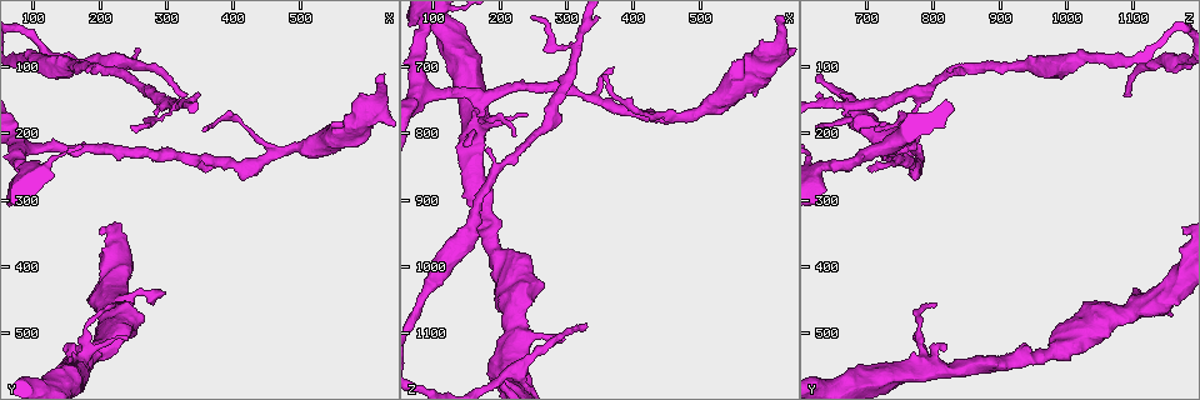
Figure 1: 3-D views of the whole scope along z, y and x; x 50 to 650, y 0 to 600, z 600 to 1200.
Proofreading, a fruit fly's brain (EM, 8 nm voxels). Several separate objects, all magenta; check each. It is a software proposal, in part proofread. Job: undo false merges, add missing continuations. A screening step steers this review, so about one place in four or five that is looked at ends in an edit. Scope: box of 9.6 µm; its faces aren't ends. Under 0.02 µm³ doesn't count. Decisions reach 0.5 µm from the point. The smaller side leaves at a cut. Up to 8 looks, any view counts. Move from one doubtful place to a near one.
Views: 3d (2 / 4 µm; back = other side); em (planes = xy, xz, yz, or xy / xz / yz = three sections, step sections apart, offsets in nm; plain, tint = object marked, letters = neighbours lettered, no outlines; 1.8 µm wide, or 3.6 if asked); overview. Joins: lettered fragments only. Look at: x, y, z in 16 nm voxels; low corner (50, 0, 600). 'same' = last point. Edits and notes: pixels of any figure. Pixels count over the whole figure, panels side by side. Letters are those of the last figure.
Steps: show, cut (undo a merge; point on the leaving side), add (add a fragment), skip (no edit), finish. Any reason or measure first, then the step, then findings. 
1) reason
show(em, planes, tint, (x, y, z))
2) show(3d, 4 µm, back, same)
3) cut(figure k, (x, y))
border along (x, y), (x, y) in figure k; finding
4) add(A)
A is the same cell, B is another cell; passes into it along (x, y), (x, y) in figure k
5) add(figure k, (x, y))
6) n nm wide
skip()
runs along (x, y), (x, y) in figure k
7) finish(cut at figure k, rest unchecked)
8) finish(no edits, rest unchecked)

branch stops here
show(em, xy, step 16, letters, (300, 435, 1105))

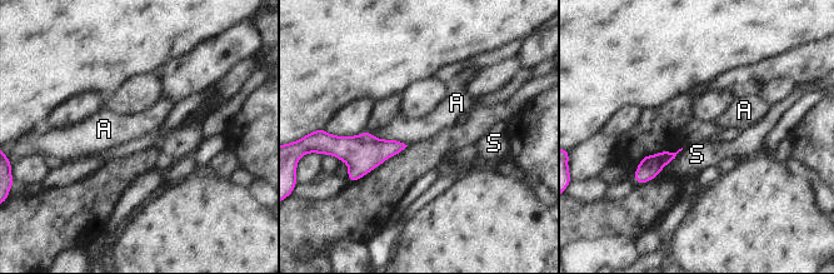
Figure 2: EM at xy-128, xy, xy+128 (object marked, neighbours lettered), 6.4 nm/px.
skip()
A and S are other cells; border along (369, 131), (406, 145) in figure 2; no lettered fragment goes on from it

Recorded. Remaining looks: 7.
free end
show(em, xz, step 8, tint, (175, 215, 775))

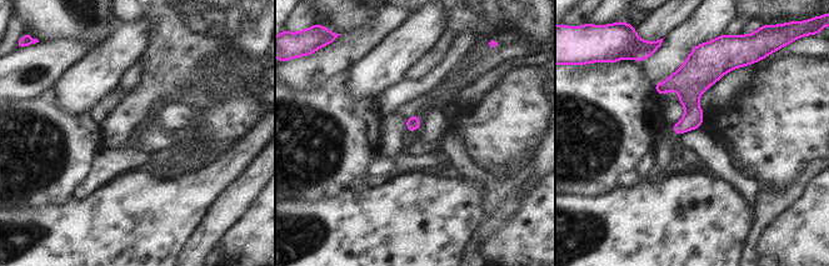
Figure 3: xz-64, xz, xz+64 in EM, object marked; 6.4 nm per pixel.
show(em, planes, letters, same)

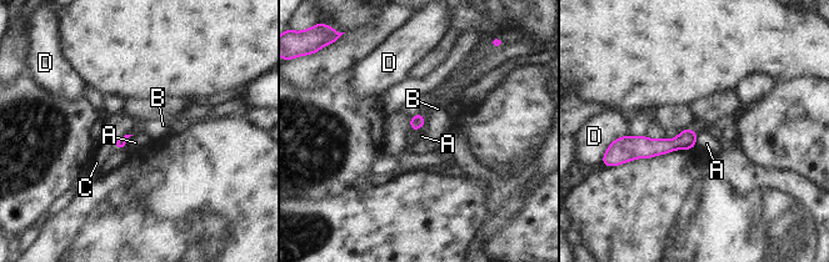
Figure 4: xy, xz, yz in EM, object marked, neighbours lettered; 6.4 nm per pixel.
add(C)
C is the same cell, A, B and D are other cells; passes into it along (121, 141), (118, 146), (105, 147) in figure 4; it goes on there

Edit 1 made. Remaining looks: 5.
redraw
show(overview)

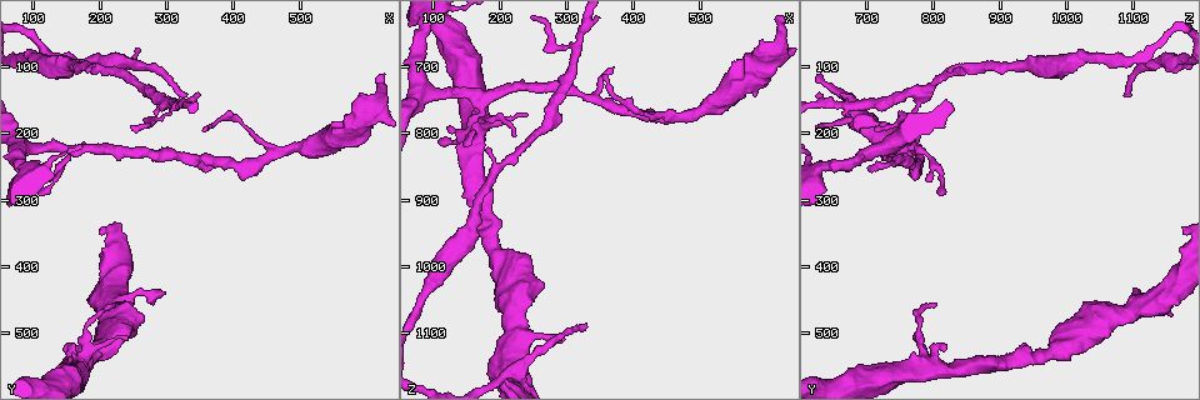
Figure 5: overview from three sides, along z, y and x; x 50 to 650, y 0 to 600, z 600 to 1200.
show(3d, 4 µm, (225, 90, 1155))

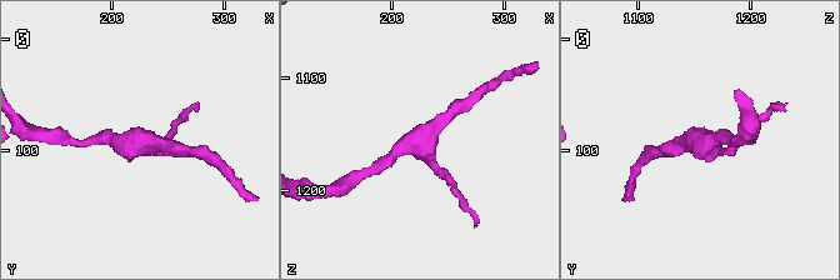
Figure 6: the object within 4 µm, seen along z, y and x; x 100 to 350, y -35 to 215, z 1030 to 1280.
3 arms
show(em, xz, step 4, plain, (226, 92, 1158))

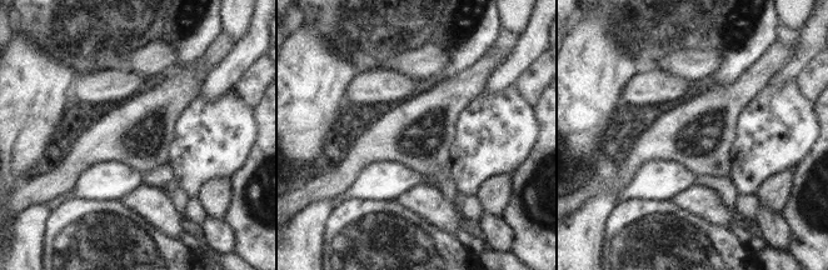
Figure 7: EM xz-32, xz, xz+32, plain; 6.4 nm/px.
show(em, xz, step 4, letters, same)

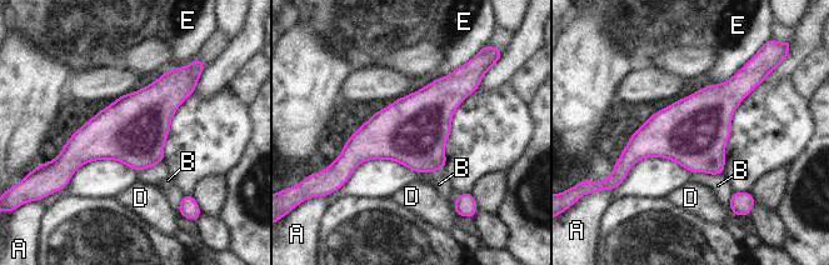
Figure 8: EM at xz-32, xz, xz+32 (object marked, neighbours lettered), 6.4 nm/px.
440 nm wide
skip()
A, B, D and E are other cells; border along (743, 65), (729, 79), (704, 86) in figure 8; all the same neuron

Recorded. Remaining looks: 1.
finish(add at figure 4, rest unchecked)

